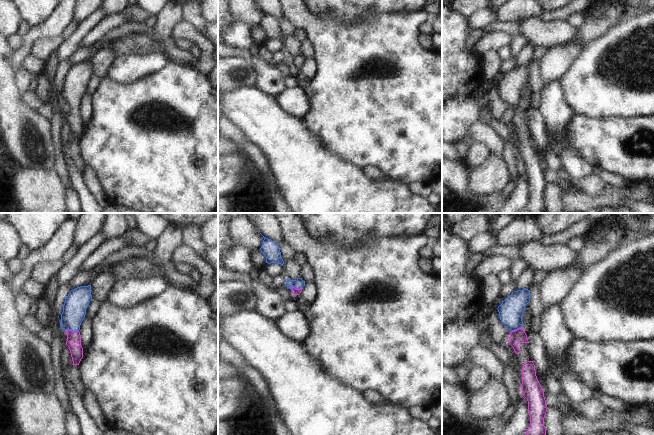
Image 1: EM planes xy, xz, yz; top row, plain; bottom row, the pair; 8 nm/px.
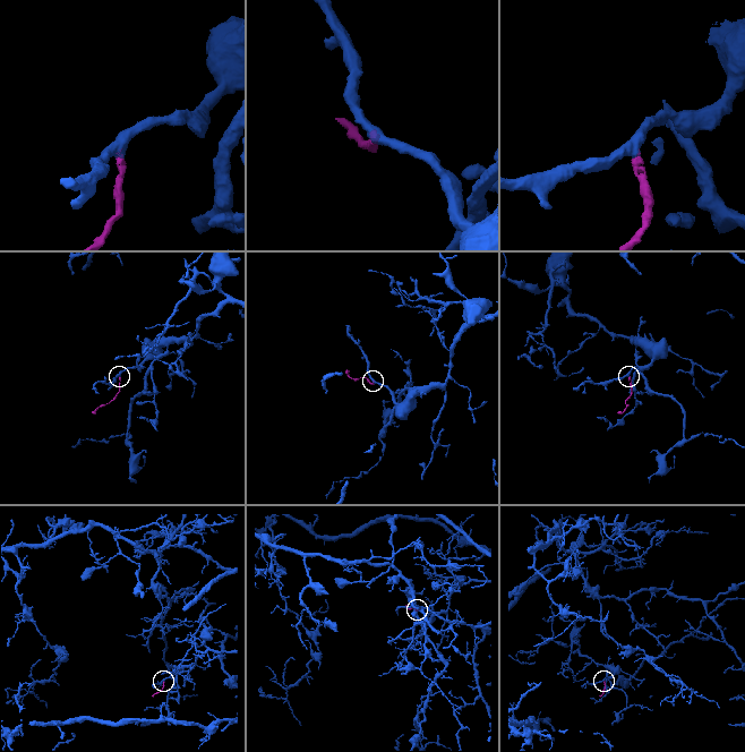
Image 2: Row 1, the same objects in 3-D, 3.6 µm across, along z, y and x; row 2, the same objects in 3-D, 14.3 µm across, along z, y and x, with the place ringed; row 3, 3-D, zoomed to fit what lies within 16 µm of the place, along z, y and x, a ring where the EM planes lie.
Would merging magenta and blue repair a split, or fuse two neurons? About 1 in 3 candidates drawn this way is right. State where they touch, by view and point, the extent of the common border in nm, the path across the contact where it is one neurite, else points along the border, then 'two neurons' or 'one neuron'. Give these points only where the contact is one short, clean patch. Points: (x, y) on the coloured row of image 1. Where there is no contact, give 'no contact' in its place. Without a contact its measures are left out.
meets magenta in xy at (71, 331); contact 110 nm long; runs through xy (76, 352), (70, 345), (71, 331), (71, 317), (74, 309); one neuron

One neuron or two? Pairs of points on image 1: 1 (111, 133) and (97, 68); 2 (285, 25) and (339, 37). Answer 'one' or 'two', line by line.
1: two
2: two

